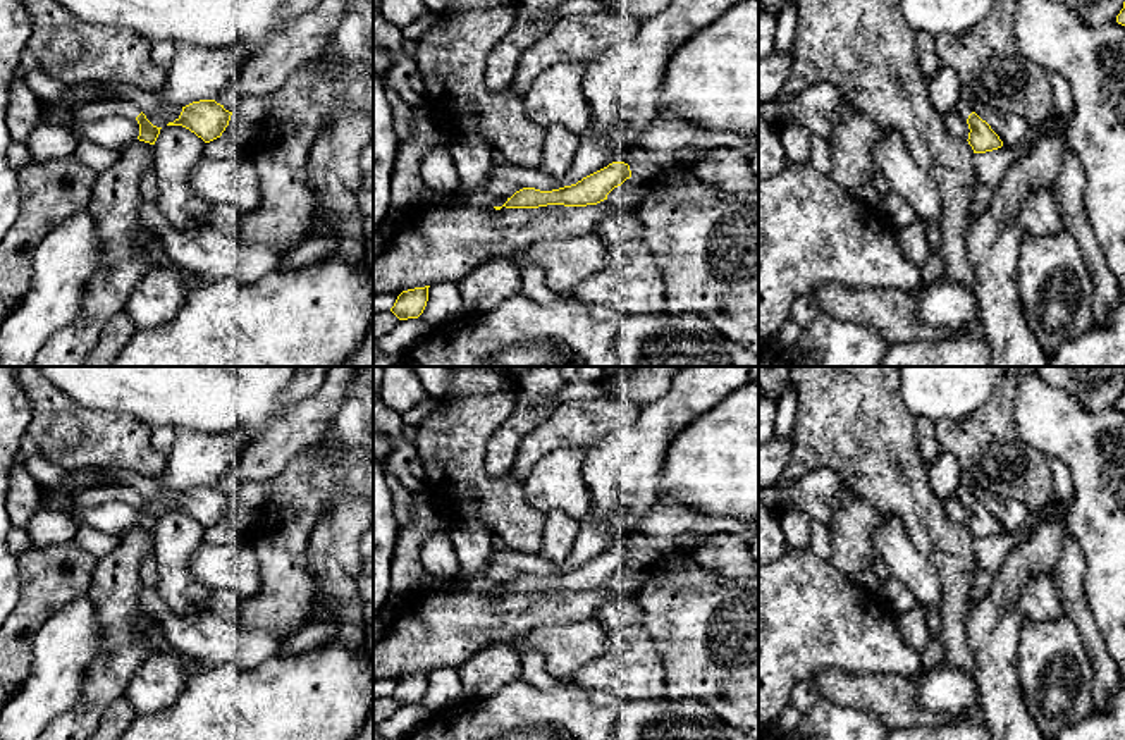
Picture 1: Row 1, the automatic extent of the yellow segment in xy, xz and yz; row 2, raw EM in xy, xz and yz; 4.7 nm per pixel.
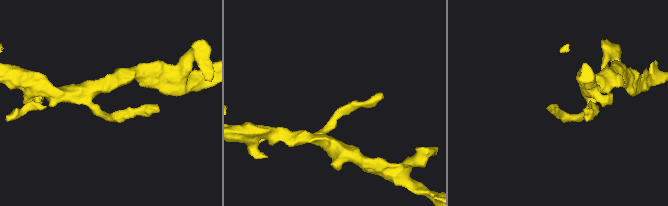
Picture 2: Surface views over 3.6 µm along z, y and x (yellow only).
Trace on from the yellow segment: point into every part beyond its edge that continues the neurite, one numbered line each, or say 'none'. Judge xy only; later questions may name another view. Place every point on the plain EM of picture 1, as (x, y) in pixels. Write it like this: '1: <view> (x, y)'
1: xy (95, 496)

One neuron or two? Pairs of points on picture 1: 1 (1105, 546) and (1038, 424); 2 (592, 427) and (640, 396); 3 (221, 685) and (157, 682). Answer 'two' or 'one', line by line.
1: one
2: two
3: two

